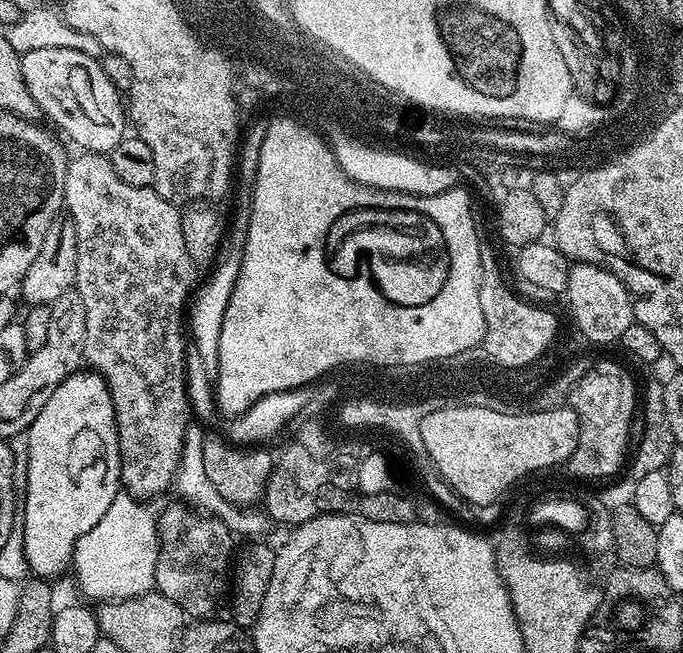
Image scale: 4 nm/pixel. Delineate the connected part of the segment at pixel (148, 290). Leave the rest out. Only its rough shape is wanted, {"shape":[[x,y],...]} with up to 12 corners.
{"shape":[[107,155],[68,160],[84,364],[133,498],[190,423],[181,209]]}

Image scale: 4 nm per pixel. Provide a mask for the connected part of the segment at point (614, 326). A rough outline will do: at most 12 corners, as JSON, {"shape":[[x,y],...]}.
{"shape":[[596,264],[569,267],[579,330],[617,343],[635,319],[628,288]]}

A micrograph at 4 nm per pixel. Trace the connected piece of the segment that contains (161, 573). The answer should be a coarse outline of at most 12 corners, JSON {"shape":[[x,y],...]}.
{"shape":[[189,507],[160,516],[155,591],[208,618],[234,534]]}

